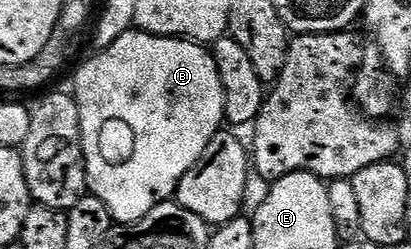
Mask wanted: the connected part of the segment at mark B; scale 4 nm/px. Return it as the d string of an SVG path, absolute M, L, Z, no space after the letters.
M132 30L121 34L117 42L113 42L108 48L96 51L92 60L87 60L79 68L75 76L75 89L73 95L77 106L81 110L81 134L83 135L83 157L87 163L87 187L90 195L101 198L105 206L109 206L109 214L116 225L126 226L137 223L149 210L153 210L158 204L166 204L174 197L179 189L181 178L197 166L197 158L205 154L205 146L213 142L213 138L224 127L223 119L223 87L221 78L217 74L215 60L210 51L204 45L195 43L194 40L184 40L173 36L154 36L148 32Z

